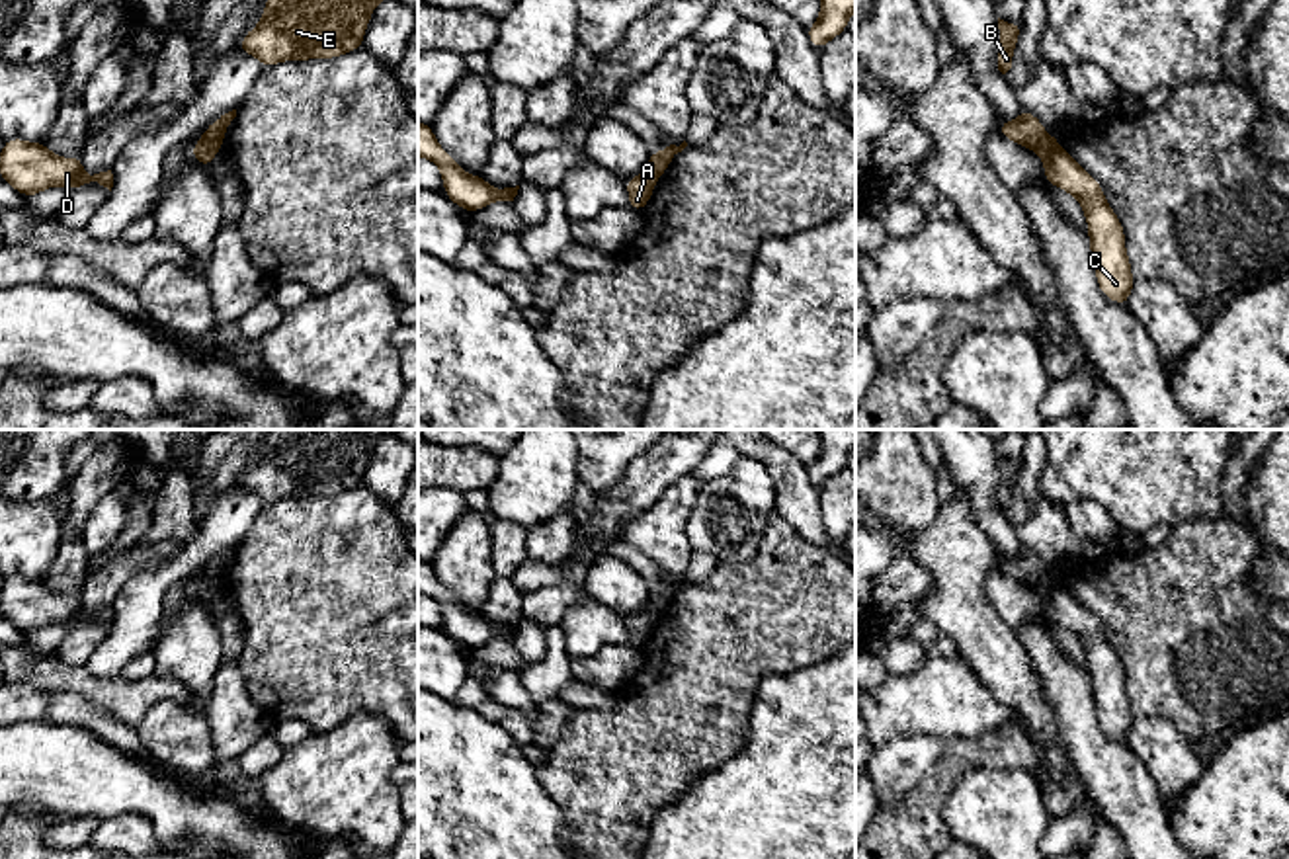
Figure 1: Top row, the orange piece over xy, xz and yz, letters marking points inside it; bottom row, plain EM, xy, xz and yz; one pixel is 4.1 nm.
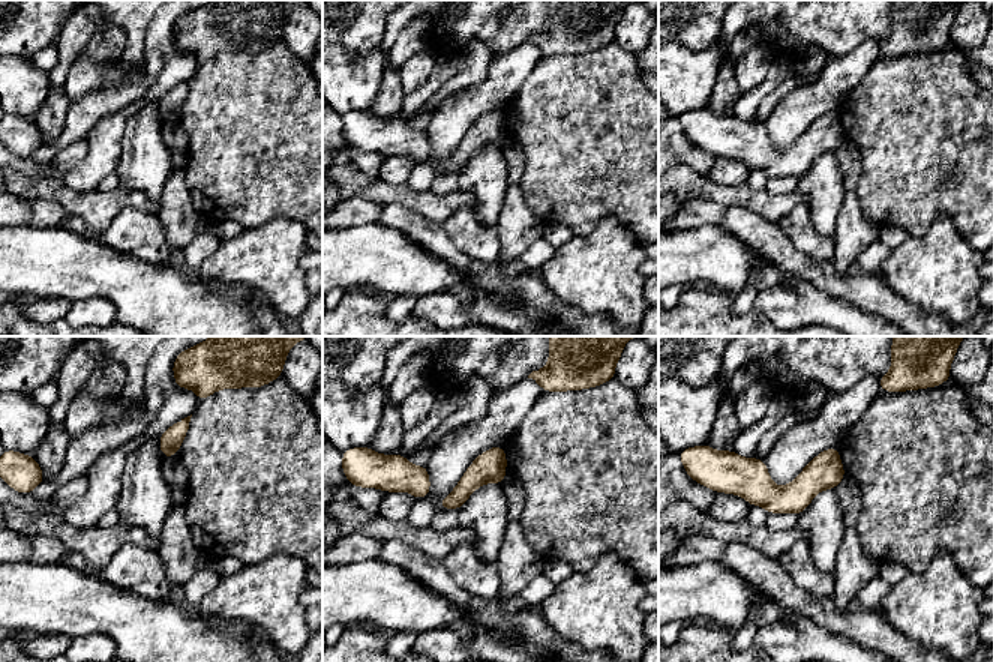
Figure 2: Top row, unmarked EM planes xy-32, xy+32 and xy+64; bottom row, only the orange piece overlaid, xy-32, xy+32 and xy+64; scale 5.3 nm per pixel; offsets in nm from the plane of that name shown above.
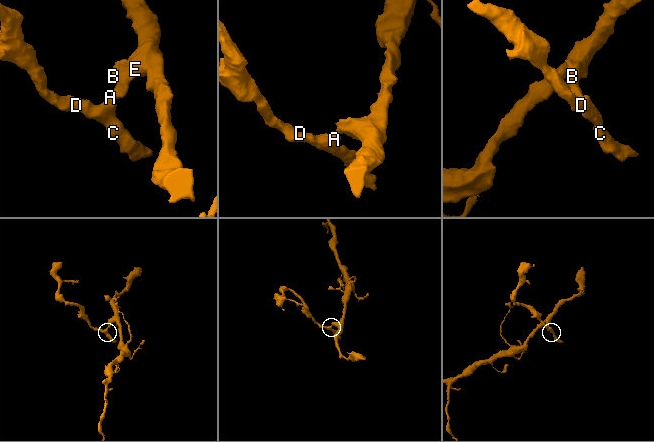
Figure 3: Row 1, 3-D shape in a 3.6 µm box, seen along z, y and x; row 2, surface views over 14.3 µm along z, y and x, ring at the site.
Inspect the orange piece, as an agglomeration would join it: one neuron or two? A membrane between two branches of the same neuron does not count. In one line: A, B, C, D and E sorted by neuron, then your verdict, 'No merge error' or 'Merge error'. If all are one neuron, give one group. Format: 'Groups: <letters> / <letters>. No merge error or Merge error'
Groups: A C D / B E. Merge error

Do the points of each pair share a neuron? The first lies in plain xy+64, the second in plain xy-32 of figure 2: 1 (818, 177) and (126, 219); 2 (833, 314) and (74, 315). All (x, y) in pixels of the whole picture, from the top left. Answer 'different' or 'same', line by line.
1: different
2: same

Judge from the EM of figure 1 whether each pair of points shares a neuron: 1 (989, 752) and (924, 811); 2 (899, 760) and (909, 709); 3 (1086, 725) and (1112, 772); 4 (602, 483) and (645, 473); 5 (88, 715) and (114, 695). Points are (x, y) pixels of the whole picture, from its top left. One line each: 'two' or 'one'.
1: one
2: two
3: one
4: two
5: two

